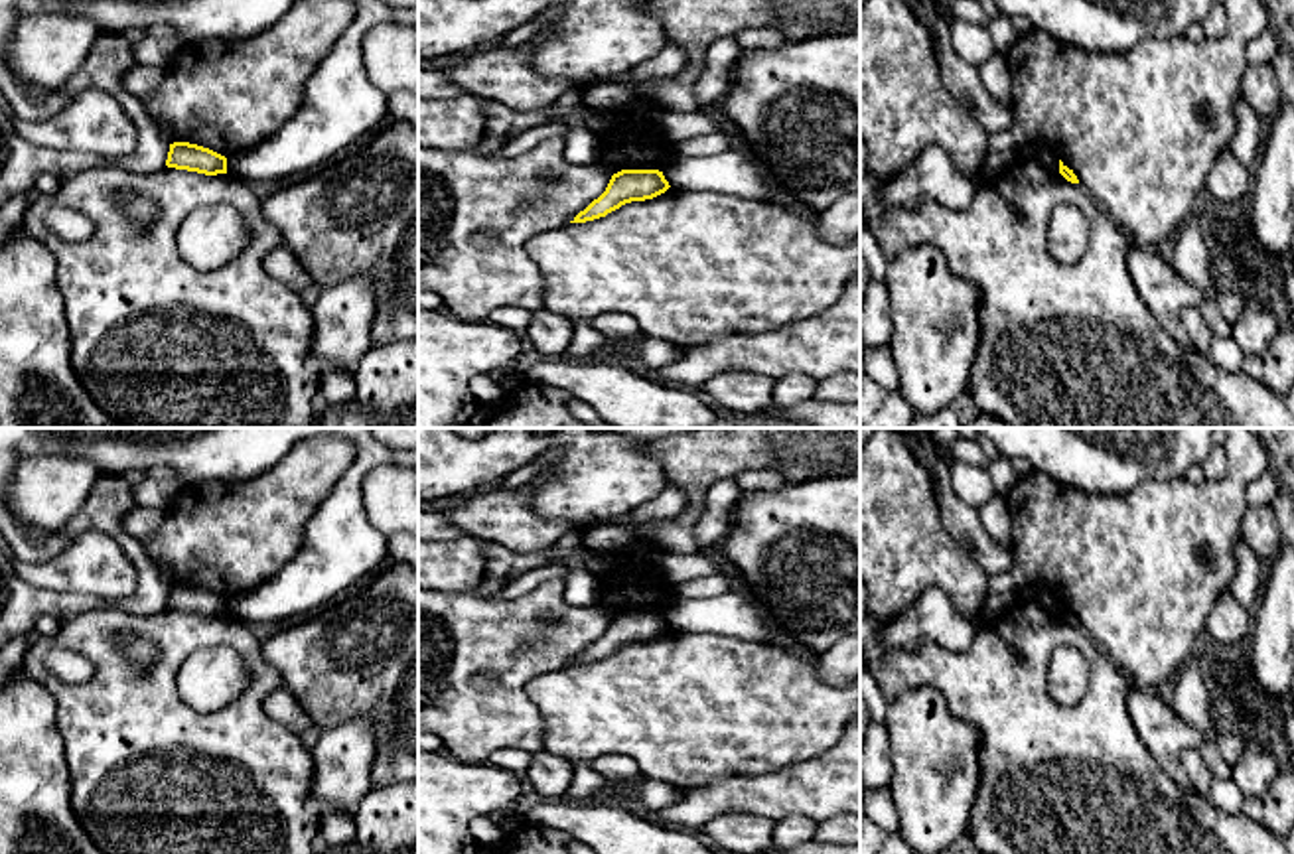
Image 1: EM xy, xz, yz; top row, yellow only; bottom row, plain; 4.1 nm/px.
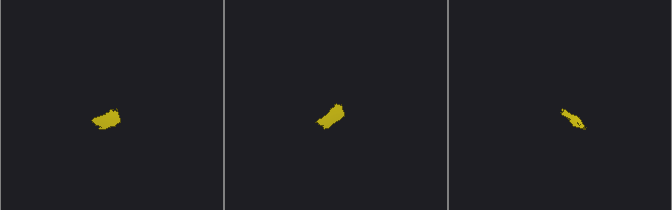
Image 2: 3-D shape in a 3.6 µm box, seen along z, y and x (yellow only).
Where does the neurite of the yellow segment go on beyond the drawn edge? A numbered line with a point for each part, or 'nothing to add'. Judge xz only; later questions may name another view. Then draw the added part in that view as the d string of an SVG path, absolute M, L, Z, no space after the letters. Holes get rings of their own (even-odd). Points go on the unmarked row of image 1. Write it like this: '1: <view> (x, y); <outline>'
nothing to add

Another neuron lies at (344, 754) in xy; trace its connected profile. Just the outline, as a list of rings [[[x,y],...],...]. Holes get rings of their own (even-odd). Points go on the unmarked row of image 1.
[[[359,716],[320,732],[310,749],[312,797],[322,807],[353,811],[373,789],[371,767],[377,742],[371,720]]]

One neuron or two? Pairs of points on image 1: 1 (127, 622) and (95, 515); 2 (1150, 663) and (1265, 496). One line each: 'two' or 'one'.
1: two
2: two

